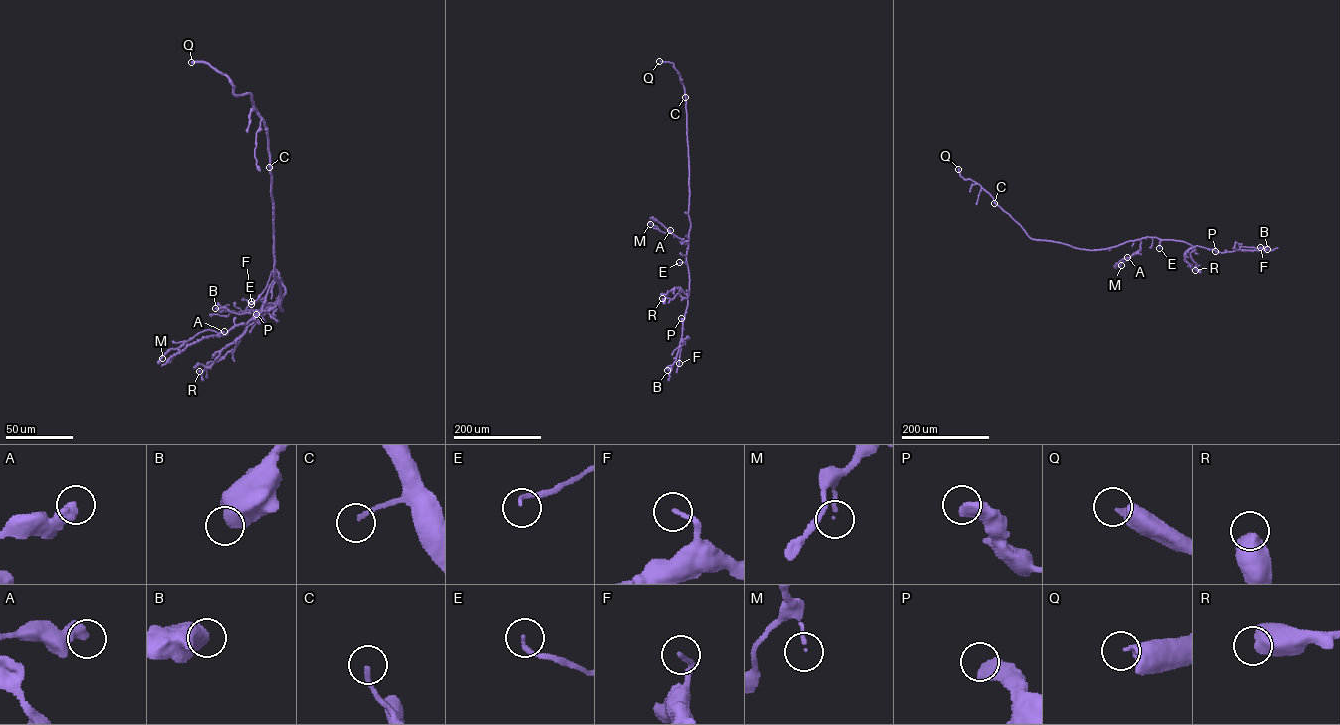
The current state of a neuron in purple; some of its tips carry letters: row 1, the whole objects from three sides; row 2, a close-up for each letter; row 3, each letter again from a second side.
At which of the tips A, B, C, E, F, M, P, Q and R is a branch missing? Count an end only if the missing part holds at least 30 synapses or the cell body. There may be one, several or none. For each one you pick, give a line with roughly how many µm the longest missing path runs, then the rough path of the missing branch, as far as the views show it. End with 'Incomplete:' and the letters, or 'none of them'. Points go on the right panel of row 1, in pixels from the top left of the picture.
C: 45 µm | (994, 203), (980, 208)
Q: 250 µm | (958, 169), (950, 165), (953, 159), (943, 149), (941, 135), (914, 117)
Incomplete: C, Q

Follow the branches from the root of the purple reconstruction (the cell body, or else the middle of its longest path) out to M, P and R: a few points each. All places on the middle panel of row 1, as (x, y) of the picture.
M: (689, 206), (690, 228), (686, 244), (650, 224)
P: (689, 206), (690, 228), (686, 261), (689, 291), (684, 318), (681, 318)
R: (689, 206), (688, 295), (684, 298), (678, 293), (672, 300), (662, 298)

